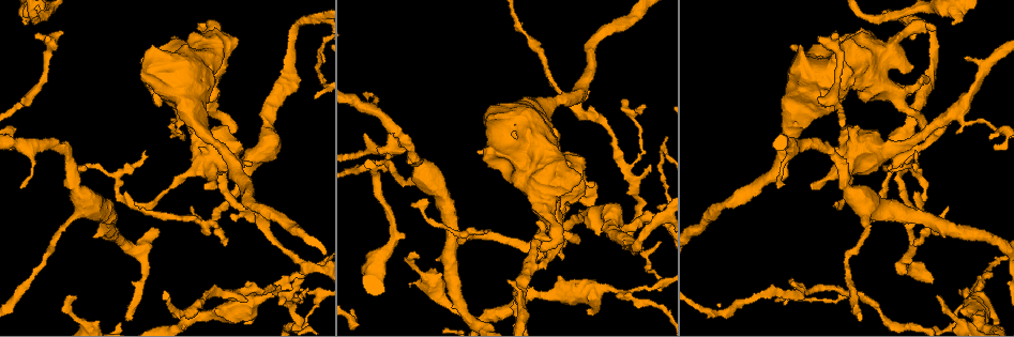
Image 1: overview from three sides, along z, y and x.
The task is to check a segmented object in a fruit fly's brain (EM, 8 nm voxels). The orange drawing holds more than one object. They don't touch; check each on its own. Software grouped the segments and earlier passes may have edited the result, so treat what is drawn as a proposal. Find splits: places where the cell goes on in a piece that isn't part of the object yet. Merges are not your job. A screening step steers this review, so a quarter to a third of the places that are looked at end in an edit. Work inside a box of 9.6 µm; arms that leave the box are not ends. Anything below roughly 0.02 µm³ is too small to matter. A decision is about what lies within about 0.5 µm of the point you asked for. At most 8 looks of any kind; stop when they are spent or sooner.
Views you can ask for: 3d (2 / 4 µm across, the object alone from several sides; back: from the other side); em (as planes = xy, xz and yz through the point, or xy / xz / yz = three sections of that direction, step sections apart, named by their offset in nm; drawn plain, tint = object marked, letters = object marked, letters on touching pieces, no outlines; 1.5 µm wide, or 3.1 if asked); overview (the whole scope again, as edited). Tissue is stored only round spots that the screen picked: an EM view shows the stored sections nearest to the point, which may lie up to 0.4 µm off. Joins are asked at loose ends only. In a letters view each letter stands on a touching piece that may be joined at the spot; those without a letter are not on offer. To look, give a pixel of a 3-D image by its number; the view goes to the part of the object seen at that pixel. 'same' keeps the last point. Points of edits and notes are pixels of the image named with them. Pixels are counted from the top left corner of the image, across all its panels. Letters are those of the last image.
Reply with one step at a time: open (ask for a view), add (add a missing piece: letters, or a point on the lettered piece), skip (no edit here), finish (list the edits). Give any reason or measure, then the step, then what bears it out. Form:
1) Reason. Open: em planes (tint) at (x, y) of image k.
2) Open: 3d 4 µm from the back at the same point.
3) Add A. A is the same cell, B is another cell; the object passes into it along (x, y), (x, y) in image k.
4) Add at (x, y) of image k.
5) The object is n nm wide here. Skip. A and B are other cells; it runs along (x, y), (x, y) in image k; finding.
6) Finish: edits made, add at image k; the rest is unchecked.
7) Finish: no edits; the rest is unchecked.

An open end. Open: 3d 2 µm at (282, 305) of image 1.

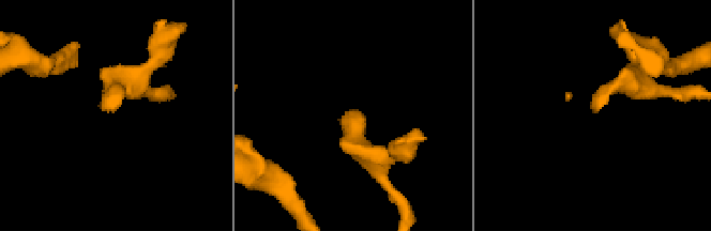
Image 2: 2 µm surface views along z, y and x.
Shape alone is not enough. Open: em yz step 4 (tint) at (346, 114) of image 2.

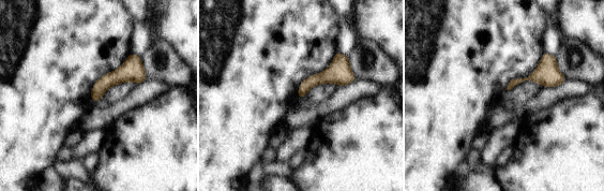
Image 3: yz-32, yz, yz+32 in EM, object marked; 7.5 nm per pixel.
Cut it another way. Open: em planes (letters) at the same point.

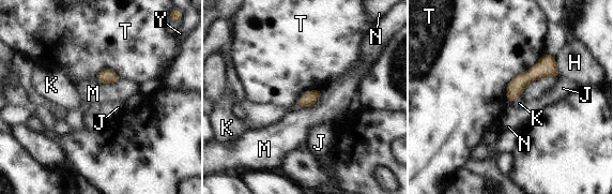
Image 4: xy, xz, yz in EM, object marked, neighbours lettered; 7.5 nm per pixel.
Skip. H, J, K, M, N, T and Y are other cells; it runs along (553, 60), (530, 75), (509, 100) in image 4; no lettered piece goes on from it.

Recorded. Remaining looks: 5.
An open end. Open: em planes (letters) at (811, 187) of image 1.

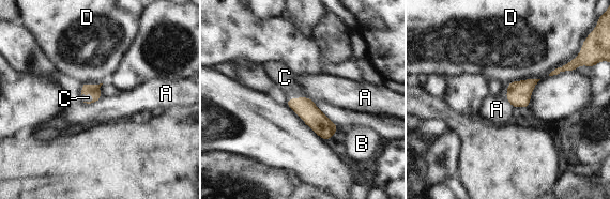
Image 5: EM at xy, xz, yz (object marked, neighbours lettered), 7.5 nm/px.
Add C. C is the same cell, A, B and D are other cells; the object passes into it along (96, 95), (93, 98), (88, 97) in image 5; it goes on there.

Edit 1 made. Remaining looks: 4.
See it whole again. Open: overview.

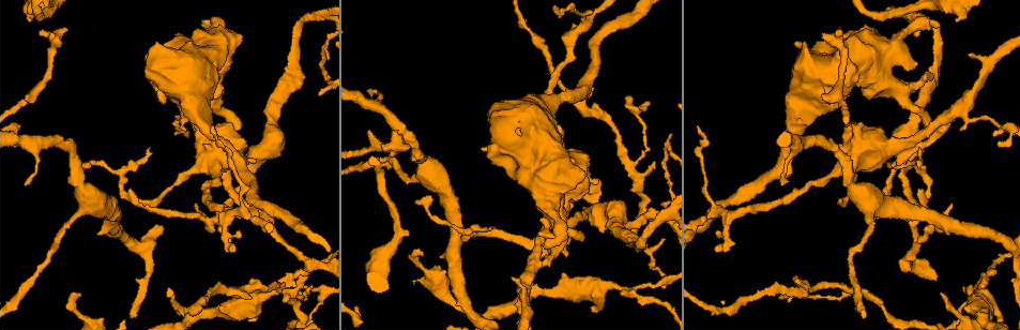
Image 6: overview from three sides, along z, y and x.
Branch stops here. Open: em planes (tint) at (545, 247) of image 6.

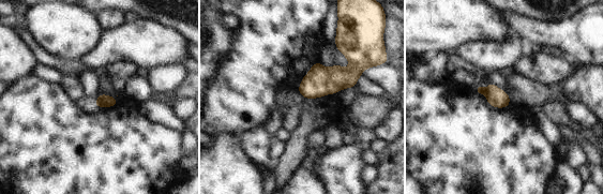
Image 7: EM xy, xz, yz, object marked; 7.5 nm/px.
See the neighbours. Open: em planes (letters) at the same point.

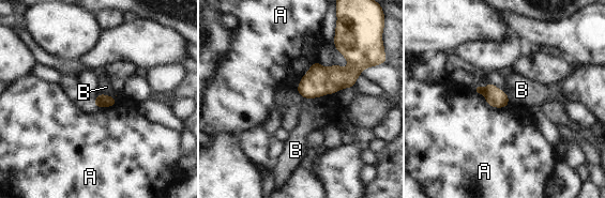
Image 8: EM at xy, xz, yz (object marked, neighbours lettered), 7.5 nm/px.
Skip. A and B are other cells; a border runs along (320, 96), (303, 98) in image 8; none of them fits.

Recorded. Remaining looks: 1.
Finish: edits made, add at image 5; the rest is unchecked.

